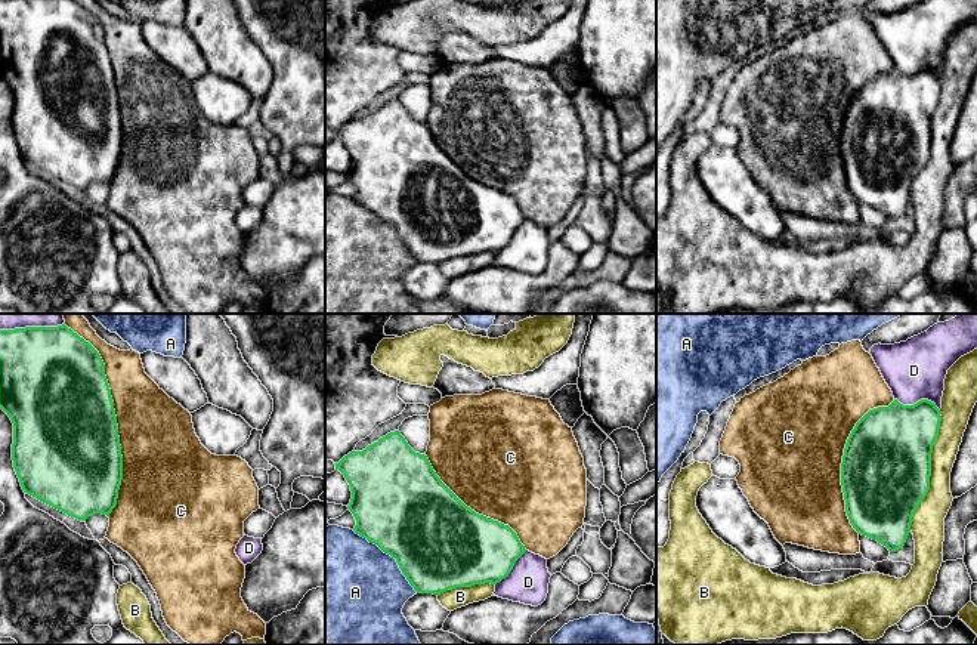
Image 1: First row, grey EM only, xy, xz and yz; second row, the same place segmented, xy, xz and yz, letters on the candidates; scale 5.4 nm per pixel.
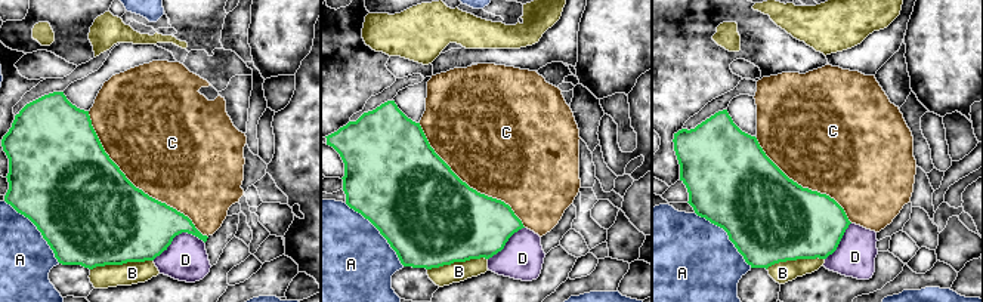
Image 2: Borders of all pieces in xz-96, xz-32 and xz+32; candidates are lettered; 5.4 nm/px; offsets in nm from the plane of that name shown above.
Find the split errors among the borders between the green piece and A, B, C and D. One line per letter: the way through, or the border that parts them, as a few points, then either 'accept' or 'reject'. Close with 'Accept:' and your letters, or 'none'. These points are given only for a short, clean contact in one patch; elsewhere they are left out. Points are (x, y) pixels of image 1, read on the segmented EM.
A: reject
B: reject
C: accept
D: reject
Accept: C

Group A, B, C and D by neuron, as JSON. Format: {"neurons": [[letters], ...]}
{"neurons": [["A"], ["B"], ["C"], ["D"]]}

